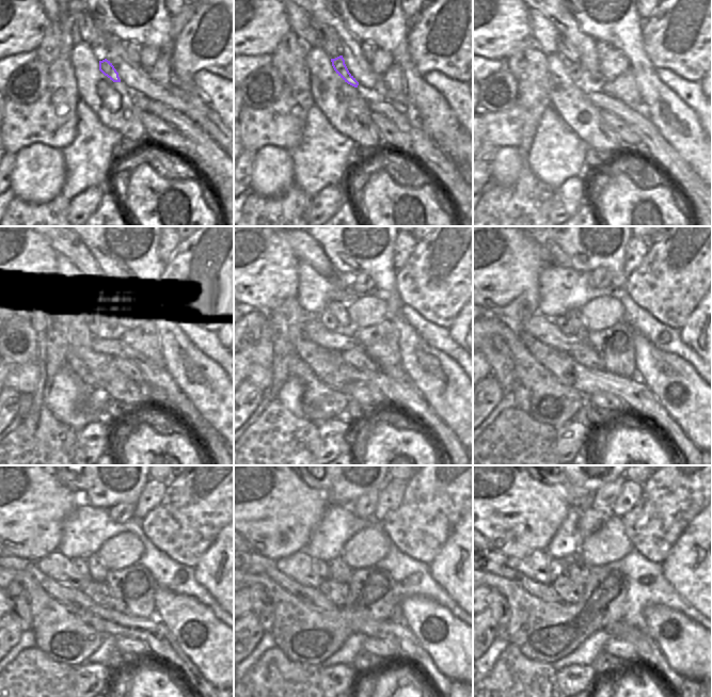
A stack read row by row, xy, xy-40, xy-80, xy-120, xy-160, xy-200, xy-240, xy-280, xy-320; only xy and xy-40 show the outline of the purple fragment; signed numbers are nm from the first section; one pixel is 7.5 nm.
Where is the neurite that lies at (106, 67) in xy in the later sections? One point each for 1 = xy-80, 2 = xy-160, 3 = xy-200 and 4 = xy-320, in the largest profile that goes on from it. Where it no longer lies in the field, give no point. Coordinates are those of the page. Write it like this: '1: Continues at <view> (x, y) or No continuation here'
1: Continues at xy-80 (581, 77)
2: Continues at xy-160 (334, 317)
3: Continues at xy-200 (571, 322)
4: Continues at xy-320 (575, 568)

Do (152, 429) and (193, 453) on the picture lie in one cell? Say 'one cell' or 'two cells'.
one cell

